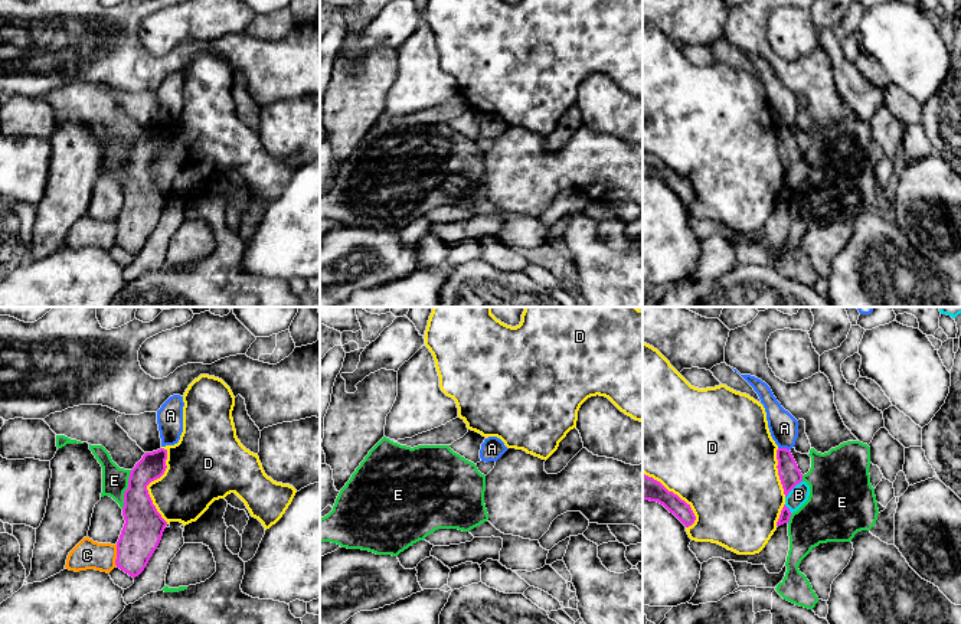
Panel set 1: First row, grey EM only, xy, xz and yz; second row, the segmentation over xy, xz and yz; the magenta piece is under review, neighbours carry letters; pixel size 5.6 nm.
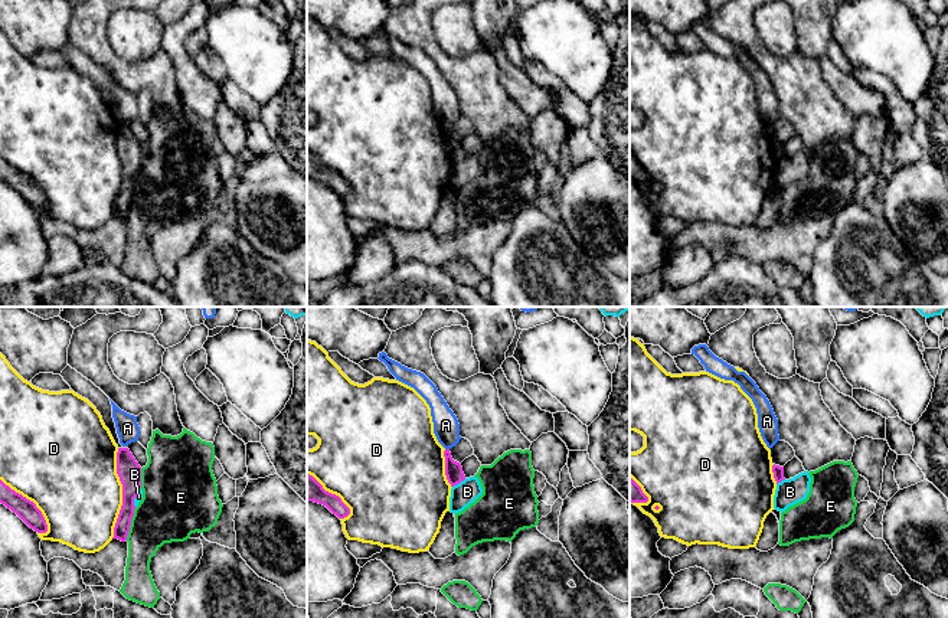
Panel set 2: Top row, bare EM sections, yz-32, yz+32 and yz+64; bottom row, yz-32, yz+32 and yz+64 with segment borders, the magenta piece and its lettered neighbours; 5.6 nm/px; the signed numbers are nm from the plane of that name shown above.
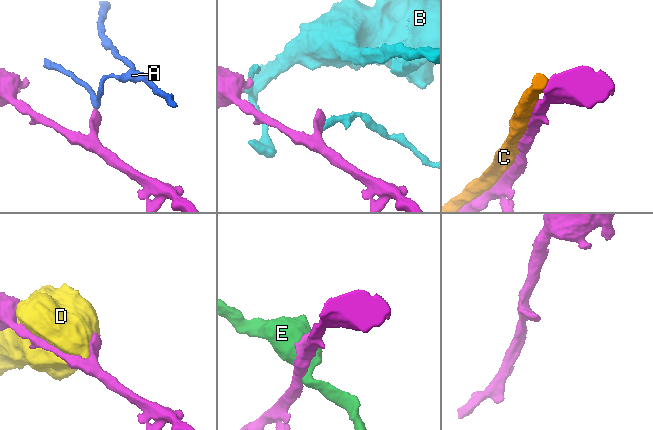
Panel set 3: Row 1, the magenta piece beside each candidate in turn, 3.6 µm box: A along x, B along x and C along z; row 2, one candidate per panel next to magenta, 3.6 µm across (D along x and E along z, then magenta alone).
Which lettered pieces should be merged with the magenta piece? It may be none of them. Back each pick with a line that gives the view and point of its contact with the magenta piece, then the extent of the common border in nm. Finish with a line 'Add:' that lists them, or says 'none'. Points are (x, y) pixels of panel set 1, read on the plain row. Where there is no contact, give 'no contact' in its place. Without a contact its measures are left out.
Add: none

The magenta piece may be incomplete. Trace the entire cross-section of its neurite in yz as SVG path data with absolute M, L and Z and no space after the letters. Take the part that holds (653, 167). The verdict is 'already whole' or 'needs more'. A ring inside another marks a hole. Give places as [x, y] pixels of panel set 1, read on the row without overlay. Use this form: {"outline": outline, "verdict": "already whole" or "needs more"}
{"outline": "M643 150L643 177L657 179L673 190L686 205L692 203L696 193L684 177L669 169L660 159Z", "verdict": "already whole"}

